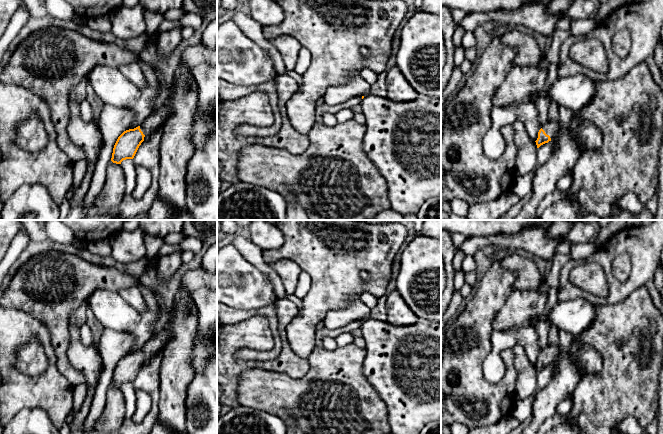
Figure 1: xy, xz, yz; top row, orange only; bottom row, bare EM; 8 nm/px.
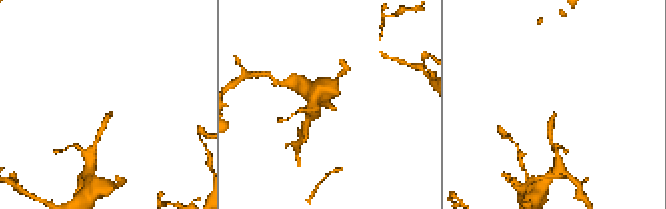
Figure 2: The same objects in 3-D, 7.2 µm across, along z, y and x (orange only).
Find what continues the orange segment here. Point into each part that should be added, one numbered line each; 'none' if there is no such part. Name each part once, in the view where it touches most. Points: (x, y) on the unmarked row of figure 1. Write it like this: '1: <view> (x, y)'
1: yz (552, 352)

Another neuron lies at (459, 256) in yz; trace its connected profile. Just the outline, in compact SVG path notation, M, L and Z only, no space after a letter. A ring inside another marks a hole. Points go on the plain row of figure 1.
M457 251L453 258L453 268L455 271L462 270L462 261L465 255L463 252Z

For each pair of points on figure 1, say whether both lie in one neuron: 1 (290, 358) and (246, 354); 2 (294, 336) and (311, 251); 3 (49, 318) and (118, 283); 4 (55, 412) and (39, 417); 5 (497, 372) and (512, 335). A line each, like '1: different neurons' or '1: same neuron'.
1: different neurons
2: same neuron
3: same neuron
4: different neurons
5: same neuron

